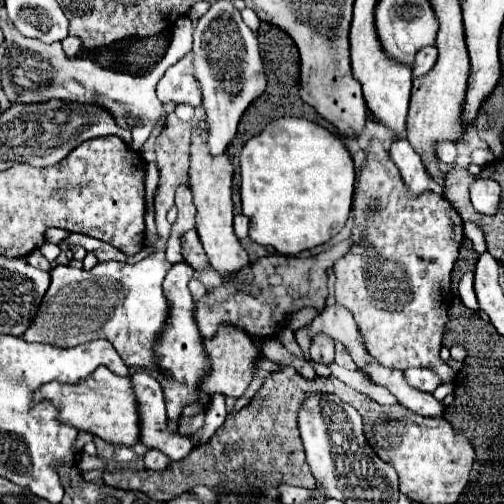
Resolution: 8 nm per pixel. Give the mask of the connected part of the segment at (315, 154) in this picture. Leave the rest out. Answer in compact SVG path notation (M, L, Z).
M283 117L269 123L259 135L243 145L239 155L239 171L243 215L251 221L249 237L263 247L269 245L283 255L297 255L305 249L327 243L347 223L355 189L353 159L339 137L331 135L325 127L313 121Z

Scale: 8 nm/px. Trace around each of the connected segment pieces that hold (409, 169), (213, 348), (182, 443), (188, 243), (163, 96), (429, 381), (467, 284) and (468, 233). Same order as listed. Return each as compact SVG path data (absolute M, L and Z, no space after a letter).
M395 139L391 145L391 159L395 161L395 165L401 171L403 183L409 191L409 195L417 197L421 193L425 193L427 189L443 195L443 185L433 183L419 159L419 155L415 153L415 149L407 143L407 139Z
M227 323L219 325L215 337L211 339L203 339L205 351L207 351L207 361L209 361L209 369L203 375L199 387L205 393L221 393L221 395L231 395L231 397L241 397L243 391L247 389L247 385L251 383L251 375L253 375L253 363L255 359L261 355L249 335L245 331L239 331L237 327L231 327Z
M137 371L131 375L135 393L139 393L139 407L145 413L141 415L141 443L149 449L163 451L169 459L183 459L193 443L189 437L169 431L163 391L157 379L147 371Z
M191 229L183 235L181 239L181 245L183 245L183 259L195 269L195 271L209 271L209 261L205 257L205 251L199 243L199 237L197 237L197 231Z
M191 53L165 71L161 81L157 83L157 97L163 103L187 103L193 107L201 105L201 89L193 77Z
M405 369L403 371L407 383L411 383L411 387L419 389L419 391L425 391L425 393L433 393L439 385L439 377L431 371L431 369Z
M465 273L459 281L459 295L465 303L465 307L477 311L479 309L478 301L475 299L475 291L473 291L473 273Z
M464 223L464 236L472 242L474 250L479 255L487 251L484 233L475 223Z

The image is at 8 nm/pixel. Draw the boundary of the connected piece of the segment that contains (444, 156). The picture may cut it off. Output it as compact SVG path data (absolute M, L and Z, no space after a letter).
M443 143L441 147L439 147L439 161L441 163L455 163L457 161L457 147L453 145L453 143Z

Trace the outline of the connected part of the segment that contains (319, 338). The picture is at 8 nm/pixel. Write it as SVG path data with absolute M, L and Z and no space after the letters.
M323 333L315 335L315 339L311 341L311 359L319 363L331 363L333 353L335 353L335 341L327 339Z

